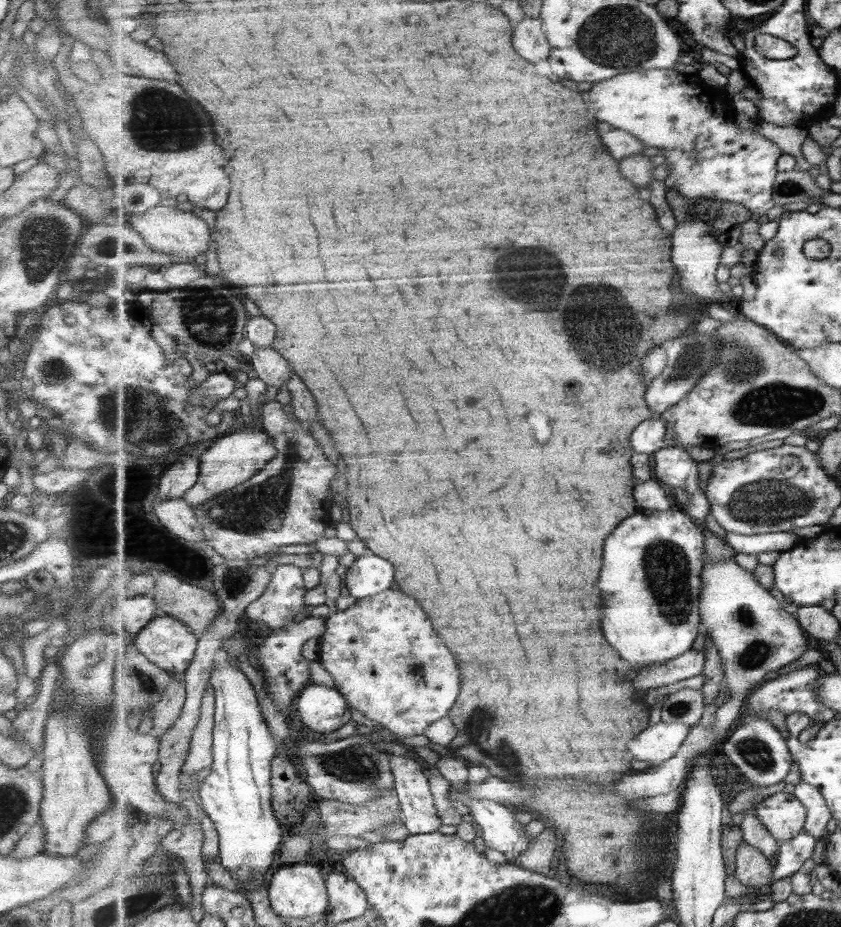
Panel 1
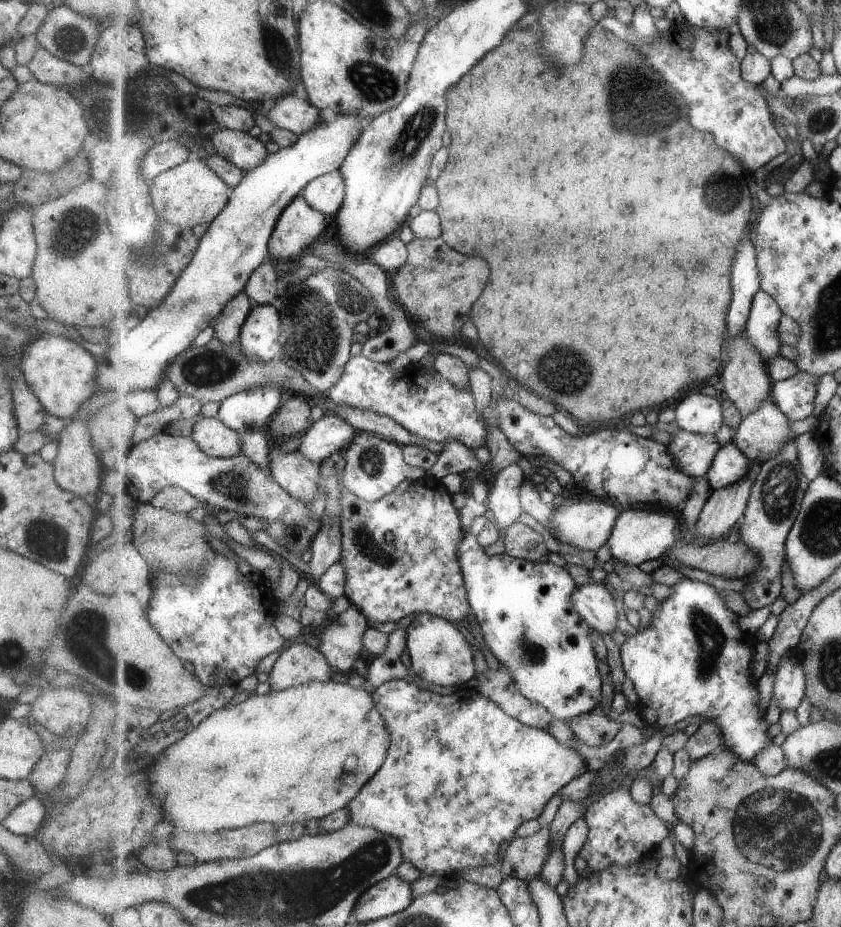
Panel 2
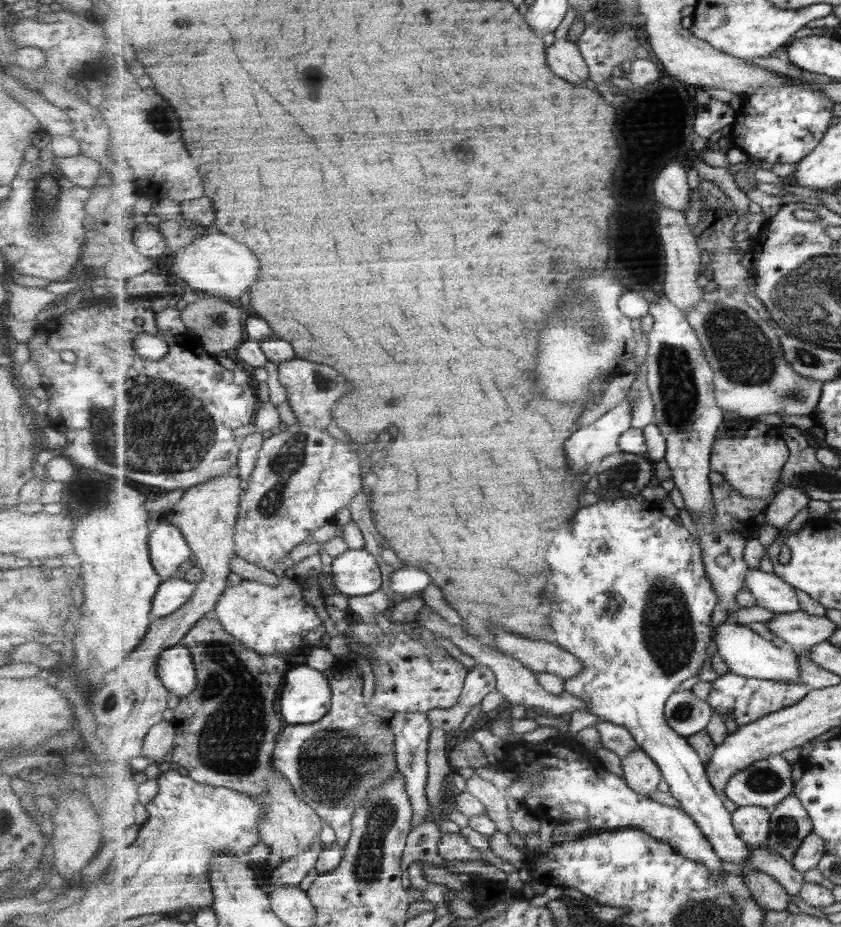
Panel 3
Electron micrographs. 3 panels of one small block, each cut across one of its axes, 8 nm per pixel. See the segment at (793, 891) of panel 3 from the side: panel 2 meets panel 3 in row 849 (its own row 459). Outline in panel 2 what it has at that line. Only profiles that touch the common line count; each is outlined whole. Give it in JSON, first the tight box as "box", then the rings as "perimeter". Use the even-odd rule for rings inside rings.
{"box":[735,397,796,466],"perimeter":[[[772,397],[767,398],[757,412],[742,420],[735,432],[735,446],[759,466],[779,456],[781,450],[796,439],[793,438],[791,421]]]}

